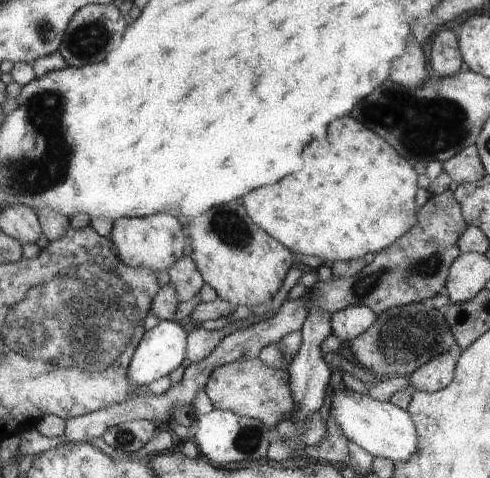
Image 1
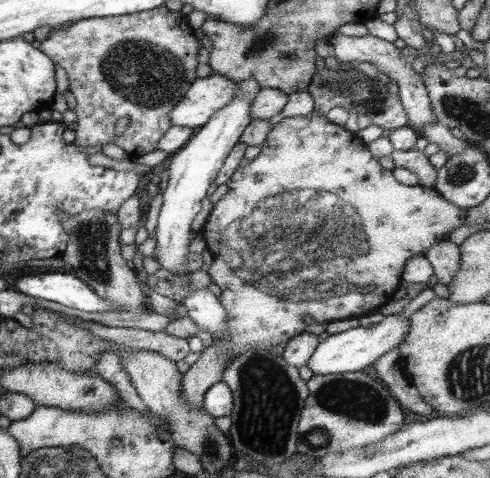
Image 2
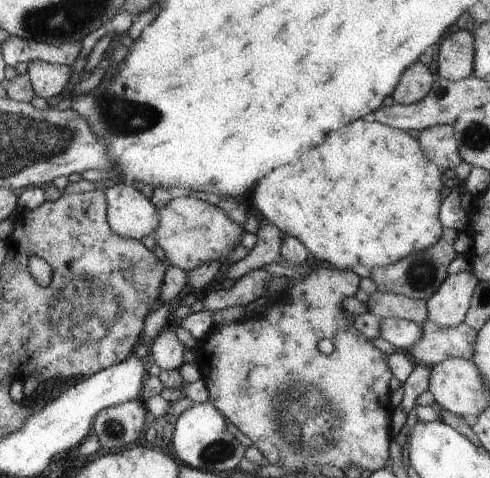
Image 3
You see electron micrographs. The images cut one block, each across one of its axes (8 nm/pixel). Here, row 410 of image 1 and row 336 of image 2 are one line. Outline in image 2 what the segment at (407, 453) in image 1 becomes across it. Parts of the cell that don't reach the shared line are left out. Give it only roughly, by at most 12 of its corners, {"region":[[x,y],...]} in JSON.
{"region":[[399,314],[327,336],[305,364],[315,374],[361,372],[399,346]]}

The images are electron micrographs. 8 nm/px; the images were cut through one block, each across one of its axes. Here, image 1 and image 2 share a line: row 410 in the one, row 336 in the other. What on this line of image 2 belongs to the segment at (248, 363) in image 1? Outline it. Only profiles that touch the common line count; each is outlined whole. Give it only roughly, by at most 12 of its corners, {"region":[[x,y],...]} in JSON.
{"region":[[315,110],[271,126],[199,230],[229,346],[375,314],[463,226]]}

